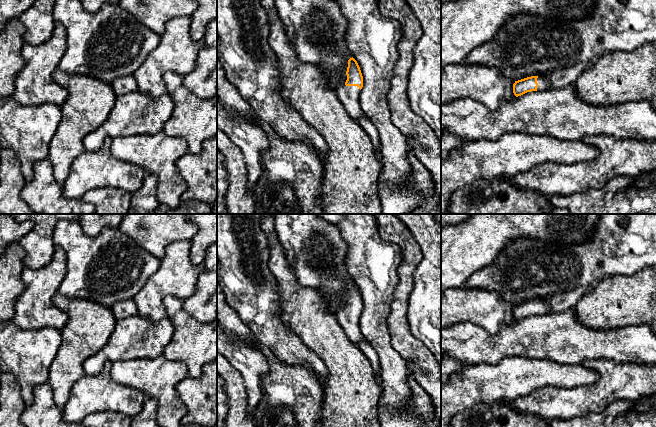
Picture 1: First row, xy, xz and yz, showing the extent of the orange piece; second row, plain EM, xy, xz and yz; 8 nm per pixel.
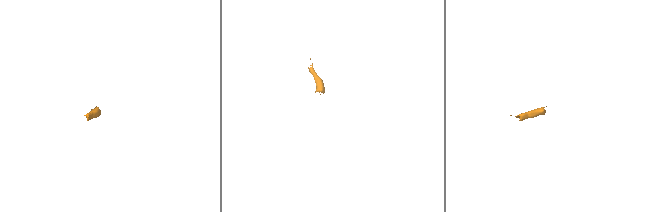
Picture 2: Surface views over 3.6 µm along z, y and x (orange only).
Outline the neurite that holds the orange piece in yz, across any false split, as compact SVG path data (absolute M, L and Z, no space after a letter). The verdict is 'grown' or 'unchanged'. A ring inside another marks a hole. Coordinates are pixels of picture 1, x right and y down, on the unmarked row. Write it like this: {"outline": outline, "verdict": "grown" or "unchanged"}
{"outline": "M596 283L588 286L579 286L575 289L554 294L544 300L531 300L513 308L513 317L516 321L531 315L565 312L577 304L586 294L594 290Z", "verdict": "grown"}

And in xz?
{"outline": "M352 281L348 284L345 307L336 312L337 320L348 339L357 347L364 340L359 326L359 318L363 311L363 300L357 285Z", "verdict": "grown"}

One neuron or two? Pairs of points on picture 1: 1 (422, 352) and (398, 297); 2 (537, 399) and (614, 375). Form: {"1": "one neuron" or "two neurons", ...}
{"1": "one neuron", "2": "one neuron"}

